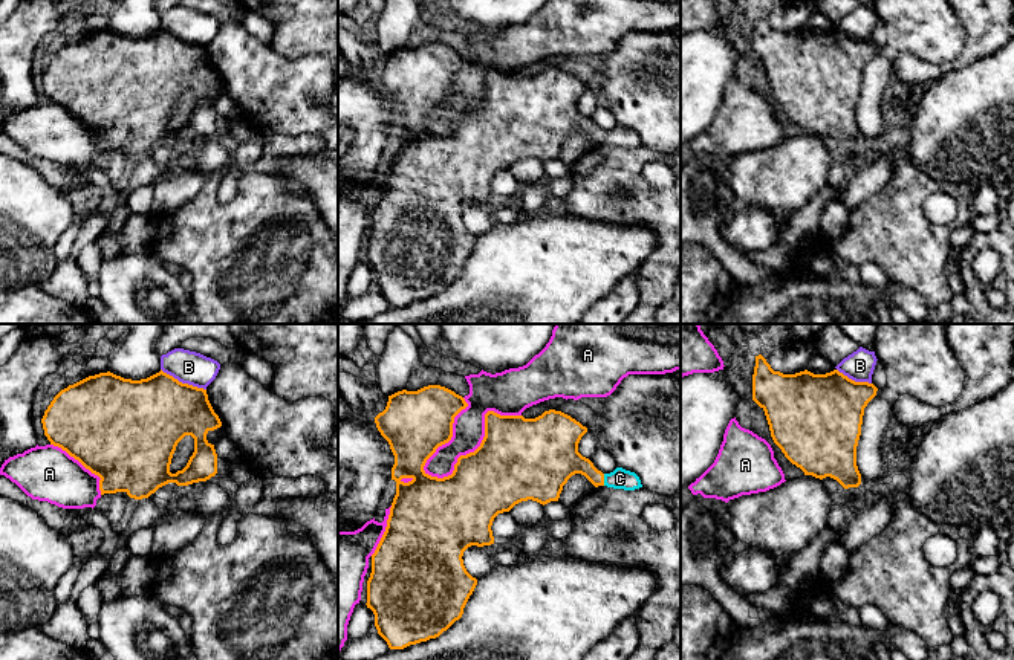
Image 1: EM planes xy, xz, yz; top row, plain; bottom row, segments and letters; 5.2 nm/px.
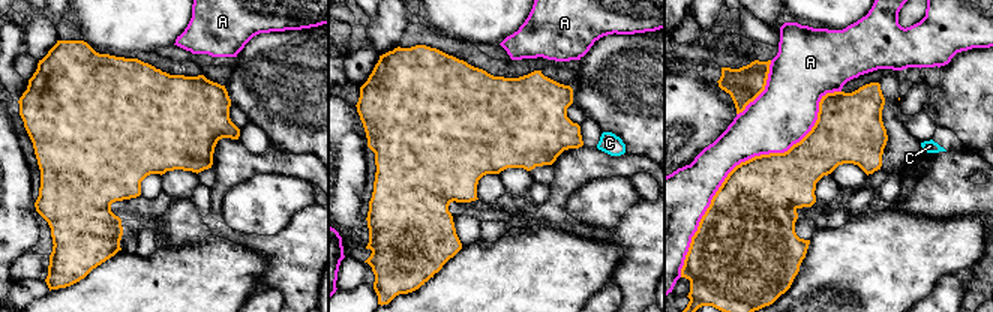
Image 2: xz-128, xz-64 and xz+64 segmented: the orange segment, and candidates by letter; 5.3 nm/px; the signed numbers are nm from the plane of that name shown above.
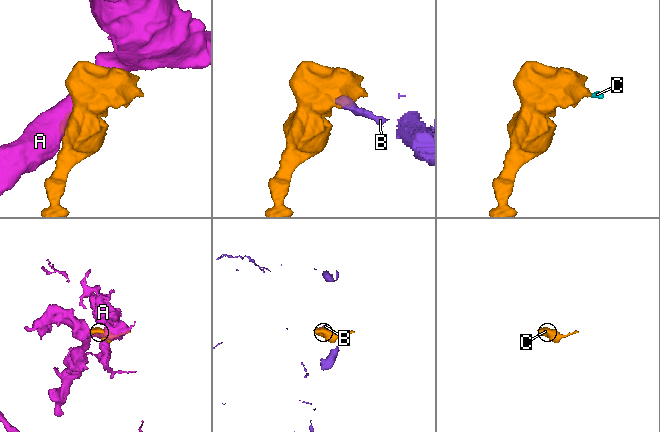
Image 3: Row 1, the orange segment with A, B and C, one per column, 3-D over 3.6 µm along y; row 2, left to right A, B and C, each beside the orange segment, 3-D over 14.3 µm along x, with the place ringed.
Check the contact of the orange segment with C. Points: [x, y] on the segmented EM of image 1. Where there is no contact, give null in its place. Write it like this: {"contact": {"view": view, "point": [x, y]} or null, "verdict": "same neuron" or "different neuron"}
{"contact": {"view": "xz", "point": [603, 480]}, "verdict": "same neuron"}

